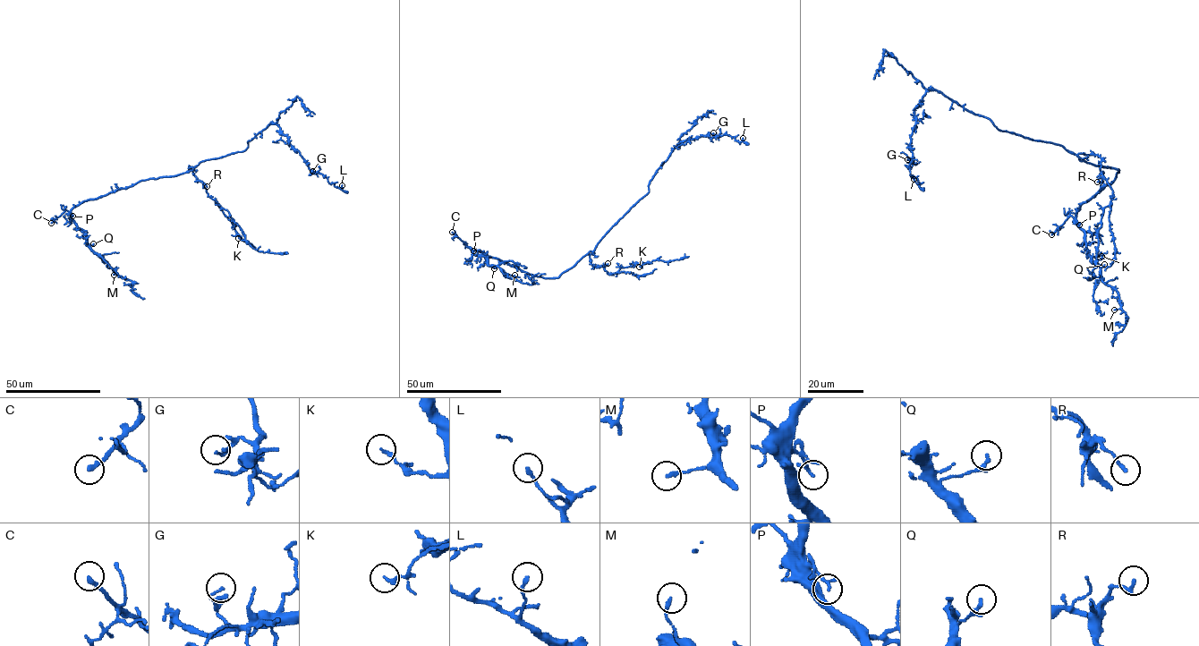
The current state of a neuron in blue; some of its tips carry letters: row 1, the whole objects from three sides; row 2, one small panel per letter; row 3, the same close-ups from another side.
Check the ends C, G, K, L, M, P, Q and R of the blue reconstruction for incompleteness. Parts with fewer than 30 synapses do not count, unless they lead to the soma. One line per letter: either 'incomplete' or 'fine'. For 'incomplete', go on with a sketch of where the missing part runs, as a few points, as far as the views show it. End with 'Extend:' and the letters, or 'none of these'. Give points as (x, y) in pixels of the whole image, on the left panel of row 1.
C: incomplete; course (51, 223), (46, 223), (41, 219), (36, 223)
G: fine
K: fine
L: fine
M: fine
P: fine
Q: fine
R: fine
Extend: C

